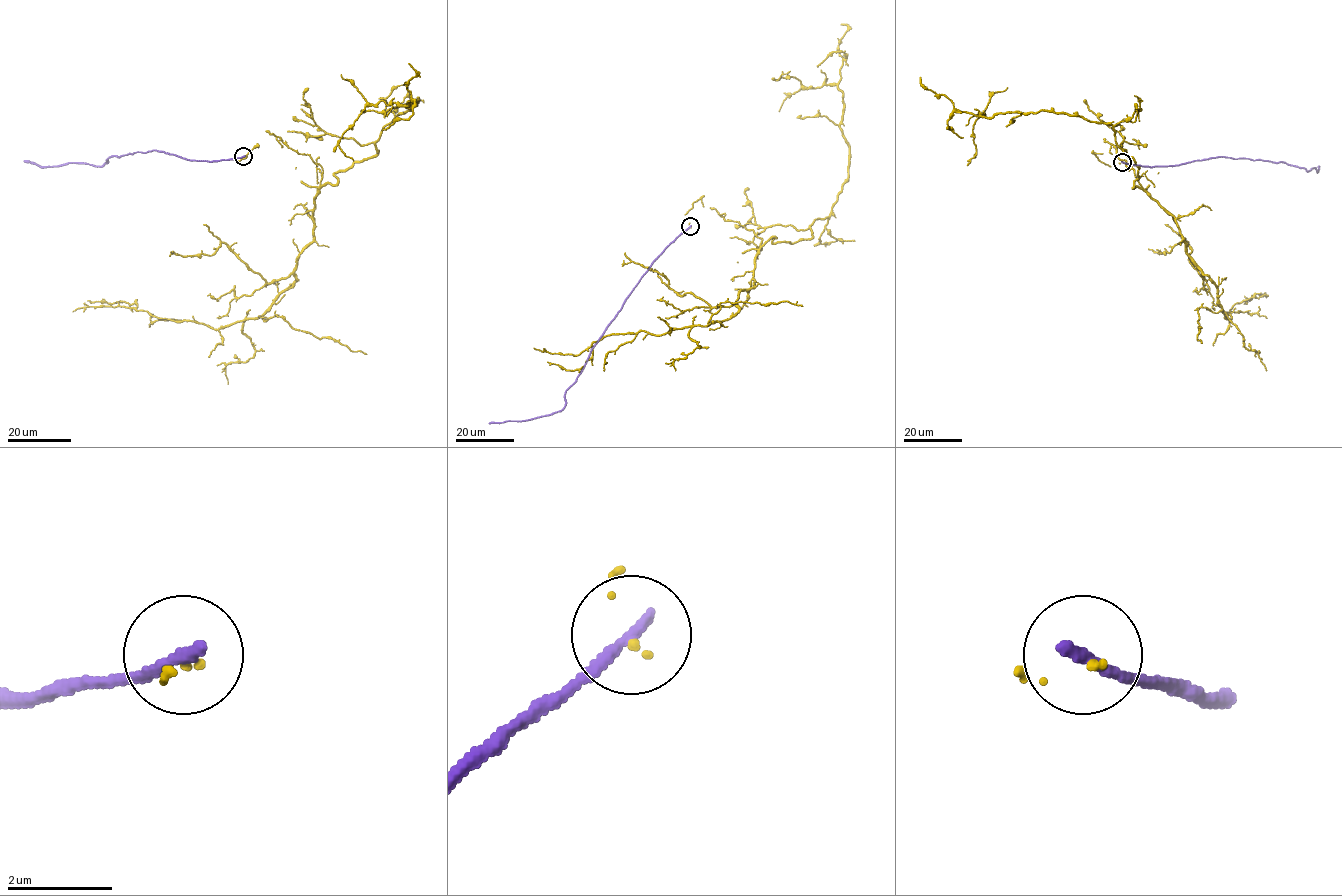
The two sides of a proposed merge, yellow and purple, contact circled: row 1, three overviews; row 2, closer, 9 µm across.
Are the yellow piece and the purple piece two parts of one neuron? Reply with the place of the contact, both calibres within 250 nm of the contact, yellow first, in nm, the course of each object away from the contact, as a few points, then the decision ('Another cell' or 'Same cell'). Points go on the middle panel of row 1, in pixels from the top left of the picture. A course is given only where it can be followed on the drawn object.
Place: (690, 226). Thickness 80 nm (yellow) against 260 nm. Course of yellow: (690, 227), (701, 199), (763, 246), (809, 239), (829, 215), (848, 177), (843, 93), (776, 80), (790, 71). Course of purple: (690, 226), (655, 260), (625, 300), (568, 389), (561, 410), (489, 423). Another cell

